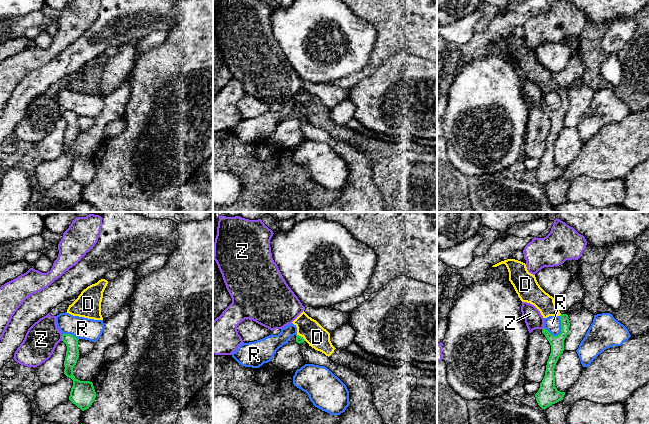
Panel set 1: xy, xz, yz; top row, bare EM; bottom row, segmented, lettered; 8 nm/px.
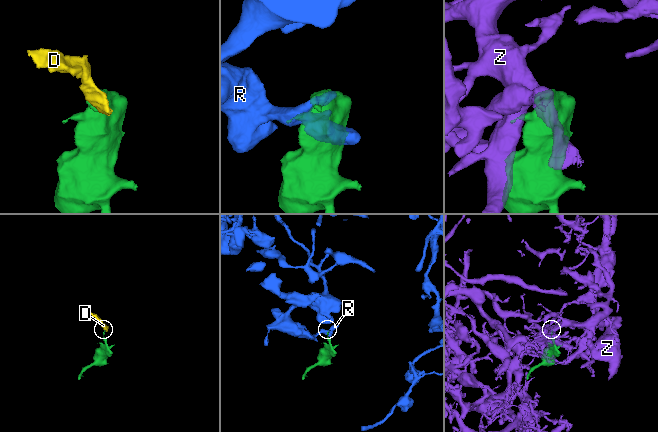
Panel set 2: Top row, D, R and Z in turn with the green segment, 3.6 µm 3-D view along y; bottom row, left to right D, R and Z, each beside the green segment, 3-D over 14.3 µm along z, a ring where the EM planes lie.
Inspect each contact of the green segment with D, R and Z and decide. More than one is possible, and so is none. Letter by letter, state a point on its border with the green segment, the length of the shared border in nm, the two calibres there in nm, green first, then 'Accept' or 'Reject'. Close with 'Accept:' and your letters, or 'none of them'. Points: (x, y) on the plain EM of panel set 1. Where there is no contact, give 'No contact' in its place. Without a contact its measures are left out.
D: Touches green at xz (300, 112). Shared border 90 nm. Thickness 60 nm (green) against 180 nm. Reject
R: Touches green at yz (561, 103). Shared border 180 nm. Thickness 110 nm (green) against 130 nm. Reject
Z: Touches green at xy (62, 114). Shared border 50 nm. Thickness 110 nm (green) against 260 nm. Reject
Accept: none of them

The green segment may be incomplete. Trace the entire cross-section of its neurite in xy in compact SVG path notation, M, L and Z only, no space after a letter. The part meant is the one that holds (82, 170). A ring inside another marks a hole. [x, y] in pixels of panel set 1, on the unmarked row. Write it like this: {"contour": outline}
{"contour": "M63 110L62 117L67 122L64 137L64 150L73 156L69 176L82 187L88 185L96 174L93 159L90 157L80 157L73 151L73 144L79 134L78 116L71 110Z"}

